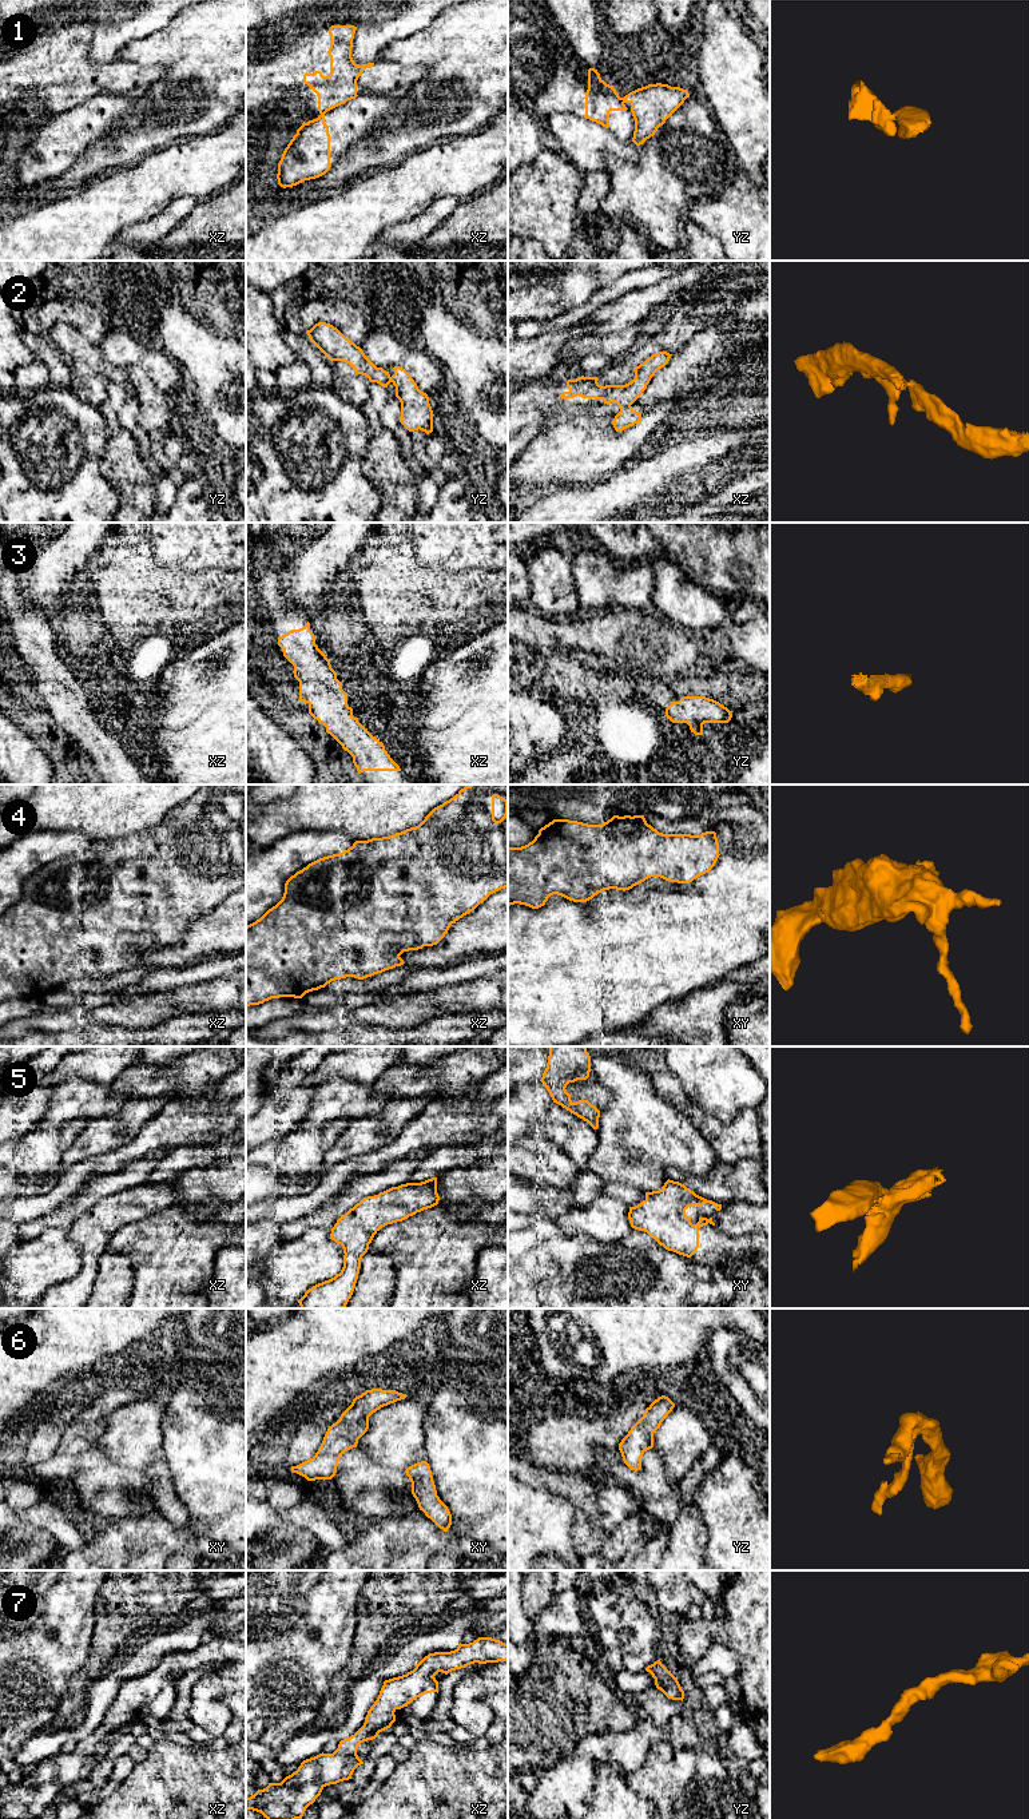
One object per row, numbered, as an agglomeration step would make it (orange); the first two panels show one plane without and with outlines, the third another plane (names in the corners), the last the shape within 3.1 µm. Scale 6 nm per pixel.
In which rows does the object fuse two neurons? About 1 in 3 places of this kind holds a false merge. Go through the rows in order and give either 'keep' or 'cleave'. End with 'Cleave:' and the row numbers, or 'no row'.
1: cleave
2: cleave
3: keep
4: keep
5: keep
6: keep
7: keep
Cleave: 1, 2

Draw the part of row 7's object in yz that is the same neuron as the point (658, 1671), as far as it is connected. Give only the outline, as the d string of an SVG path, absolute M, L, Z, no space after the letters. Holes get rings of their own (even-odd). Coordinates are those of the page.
M660 1660L648 1665L645 1671L652 1675L656 1688L660 1689L668 1699L683 1701L684 1691L682 1689L678 1679L662 1664Z

